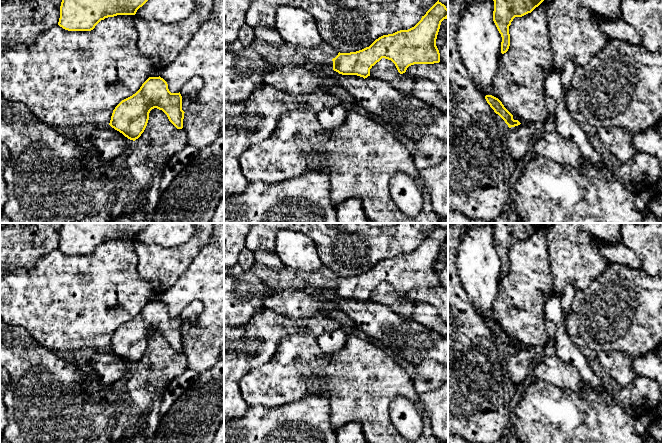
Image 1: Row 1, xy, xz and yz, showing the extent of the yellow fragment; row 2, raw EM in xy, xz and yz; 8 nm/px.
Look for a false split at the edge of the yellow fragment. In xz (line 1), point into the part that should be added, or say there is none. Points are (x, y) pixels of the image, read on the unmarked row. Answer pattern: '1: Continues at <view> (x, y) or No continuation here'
1: No continuation here

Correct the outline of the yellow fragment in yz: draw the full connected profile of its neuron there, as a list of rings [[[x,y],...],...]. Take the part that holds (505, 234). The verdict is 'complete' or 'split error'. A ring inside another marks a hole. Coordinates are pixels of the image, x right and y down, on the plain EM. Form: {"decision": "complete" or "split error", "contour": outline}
{"decision": "complete", "contour": [[[493,223],[493,245],[501,258],[501,277],[508,275],[510,270],[509,250],[515,241],[531,237],[544,223]]]}

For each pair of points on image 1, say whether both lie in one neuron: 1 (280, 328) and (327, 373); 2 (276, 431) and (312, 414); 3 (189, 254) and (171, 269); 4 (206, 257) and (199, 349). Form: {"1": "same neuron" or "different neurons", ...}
{"1": "different neurons", "2": "same neuron", "3": "same neuron", "4": "same neuron"}

